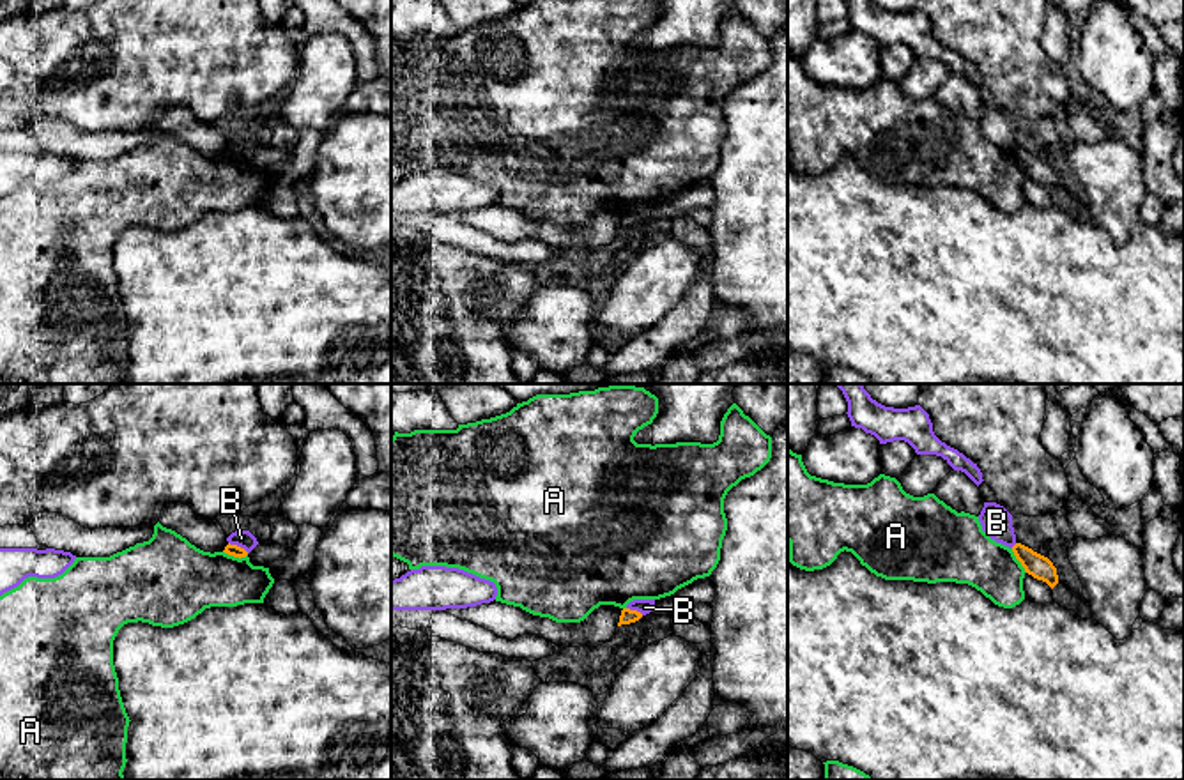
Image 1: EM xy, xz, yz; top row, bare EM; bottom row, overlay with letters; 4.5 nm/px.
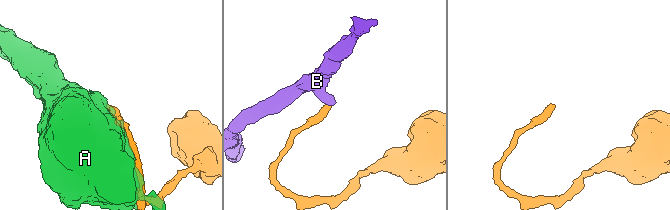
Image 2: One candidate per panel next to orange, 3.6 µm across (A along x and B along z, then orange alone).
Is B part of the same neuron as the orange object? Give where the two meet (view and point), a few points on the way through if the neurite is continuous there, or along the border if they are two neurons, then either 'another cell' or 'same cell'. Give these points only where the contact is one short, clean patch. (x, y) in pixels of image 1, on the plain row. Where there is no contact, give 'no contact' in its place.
xy (239, 151) | along xy (229, 145), (248, 156) | another cell

